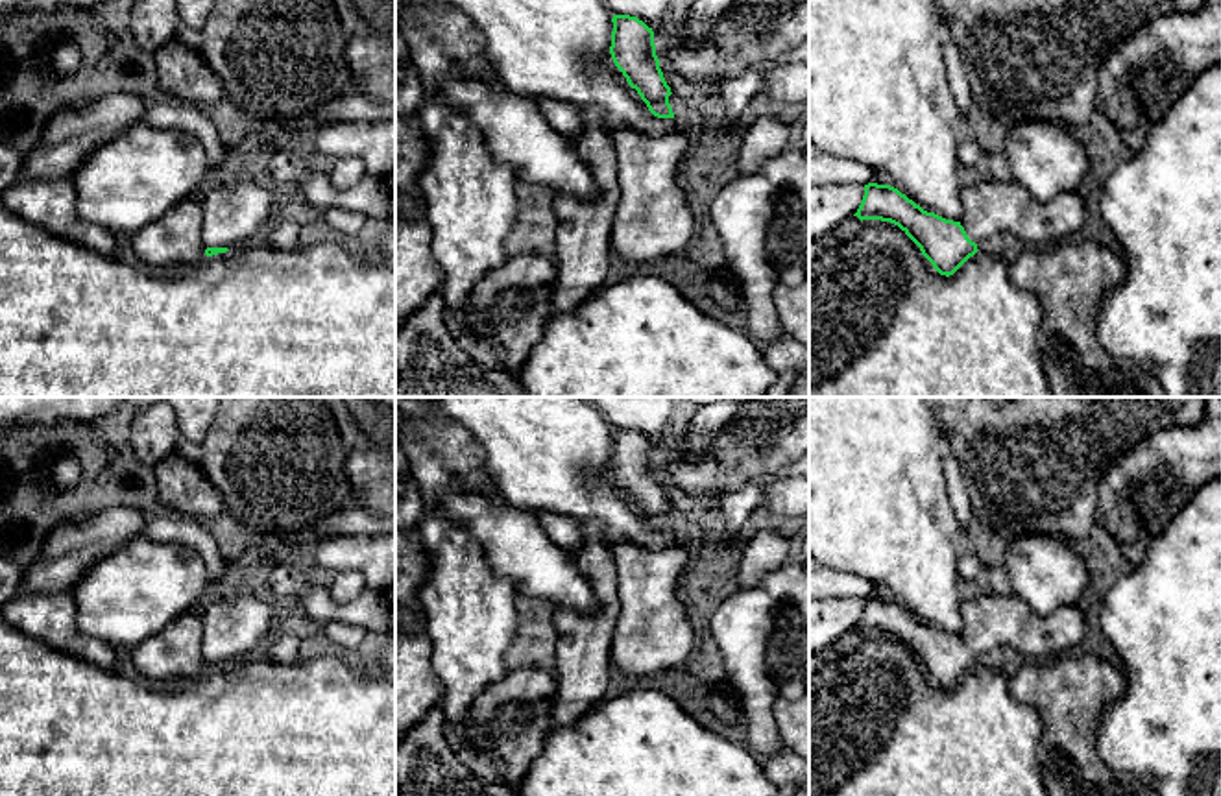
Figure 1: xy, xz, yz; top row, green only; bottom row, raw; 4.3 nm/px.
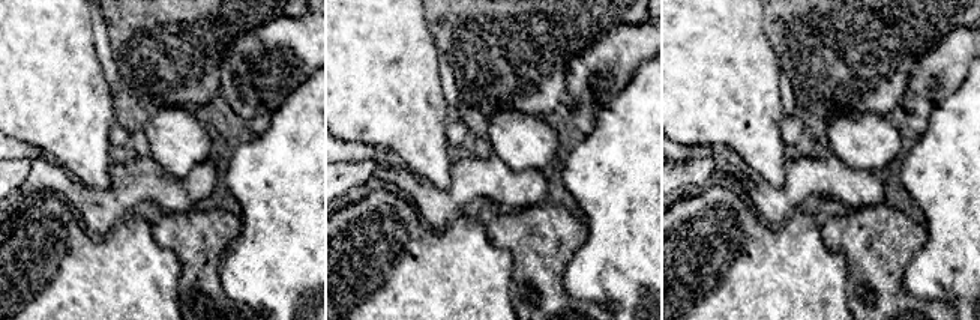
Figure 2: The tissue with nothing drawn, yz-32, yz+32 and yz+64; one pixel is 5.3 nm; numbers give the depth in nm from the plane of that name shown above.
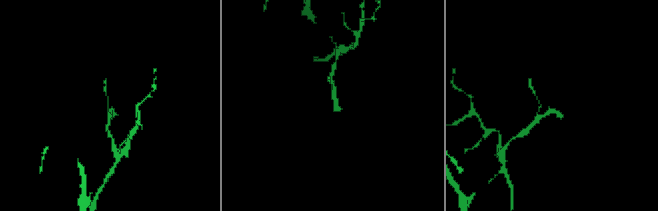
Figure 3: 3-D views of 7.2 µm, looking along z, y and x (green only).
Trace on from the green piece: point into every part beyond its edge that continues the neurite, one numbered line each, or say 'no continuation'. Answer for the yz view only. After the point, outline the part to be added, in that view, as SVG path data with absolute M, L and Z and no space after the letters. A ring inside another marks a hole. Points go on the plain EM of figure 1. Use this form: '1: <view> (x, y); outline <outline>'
1: yz (991, 621); outline M985 595L961 604L961 639L981 657L992 648L1012 648L1031 661L1049 661L1073 652L1084 637L1081 604L1062 606L1049 615L1034 613L1016 595Z

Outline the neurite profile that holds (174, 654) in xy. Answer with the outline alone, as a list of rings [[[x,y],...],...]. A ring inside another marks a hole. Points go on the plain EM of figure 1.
[[[196,609],[183,613],[129,650],[137,676],[151,685],[192,680],[203,674],[203,624]]]

